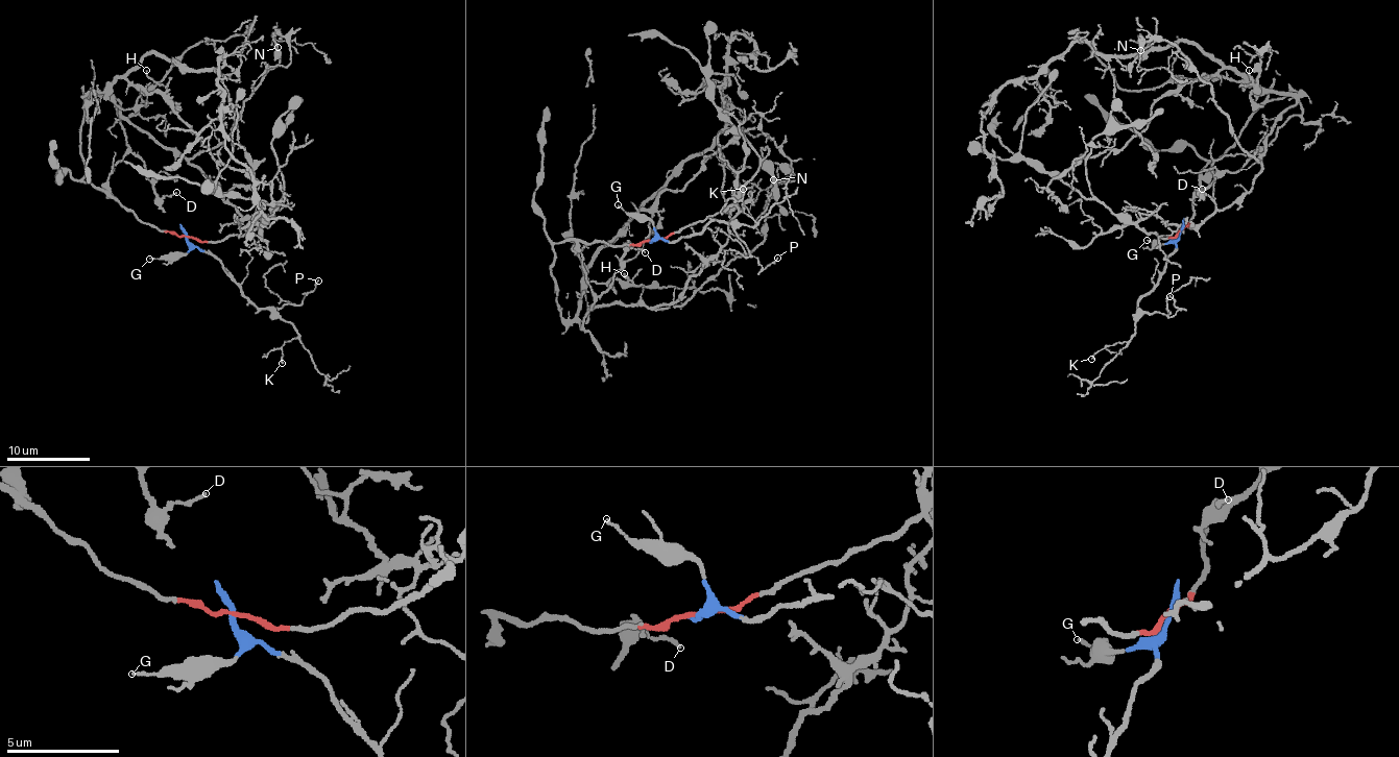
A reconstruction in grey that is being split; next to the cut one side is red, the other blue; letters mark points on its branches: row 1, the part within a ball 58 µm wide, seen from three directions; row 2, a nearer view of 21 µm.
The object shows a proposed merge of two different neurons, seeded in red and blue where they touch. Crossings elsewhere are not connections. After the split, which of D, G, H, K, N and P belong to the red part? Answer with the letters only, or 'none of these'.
D, H, N

